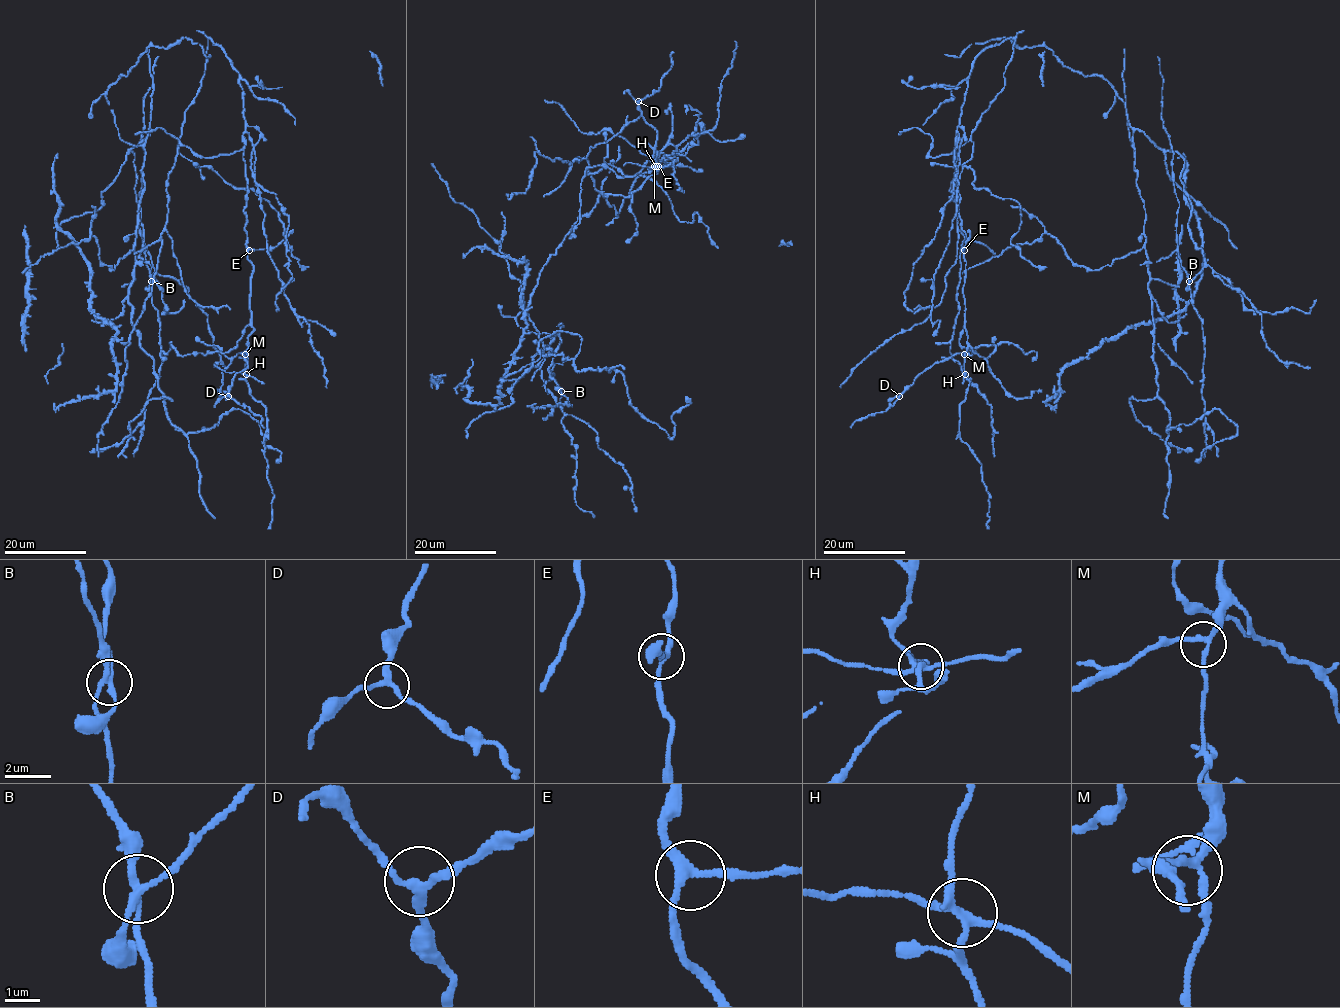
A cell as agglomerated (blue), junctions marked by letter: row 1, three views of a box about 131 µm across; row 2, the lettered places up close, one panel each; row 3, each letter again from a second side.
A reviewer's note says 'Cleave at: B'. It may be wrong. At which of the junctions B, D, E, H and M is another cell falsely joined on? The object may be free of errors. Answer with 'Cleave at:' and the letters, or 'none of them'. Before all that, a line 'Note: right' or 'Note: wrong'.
Note: wrong
Cleave at: H

